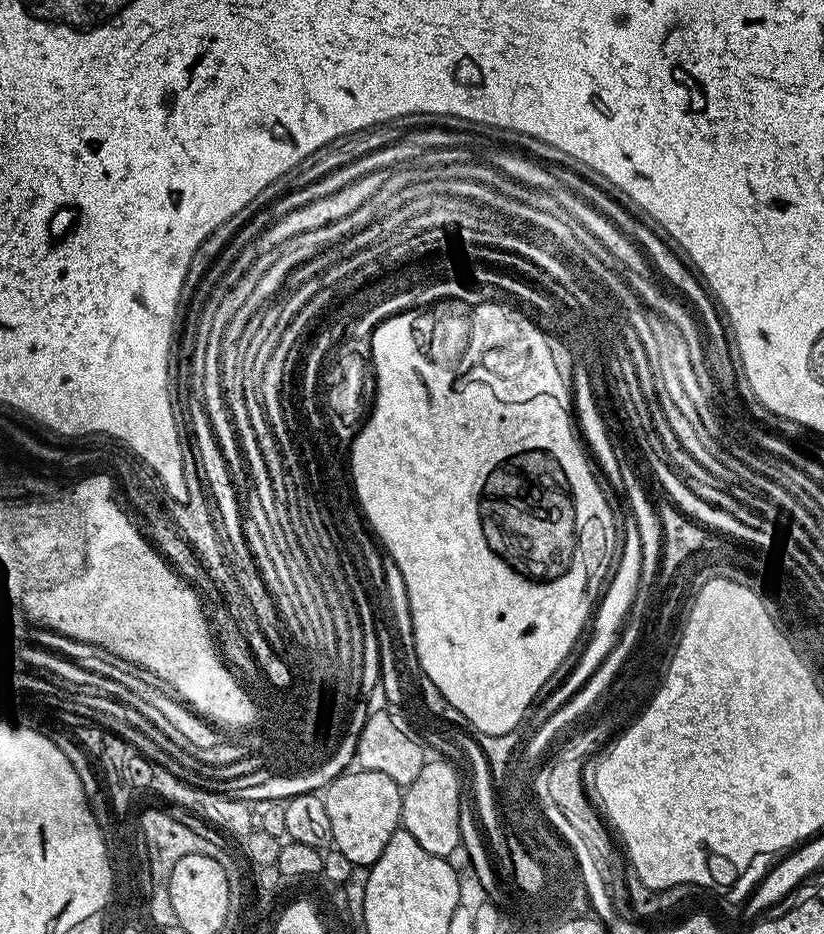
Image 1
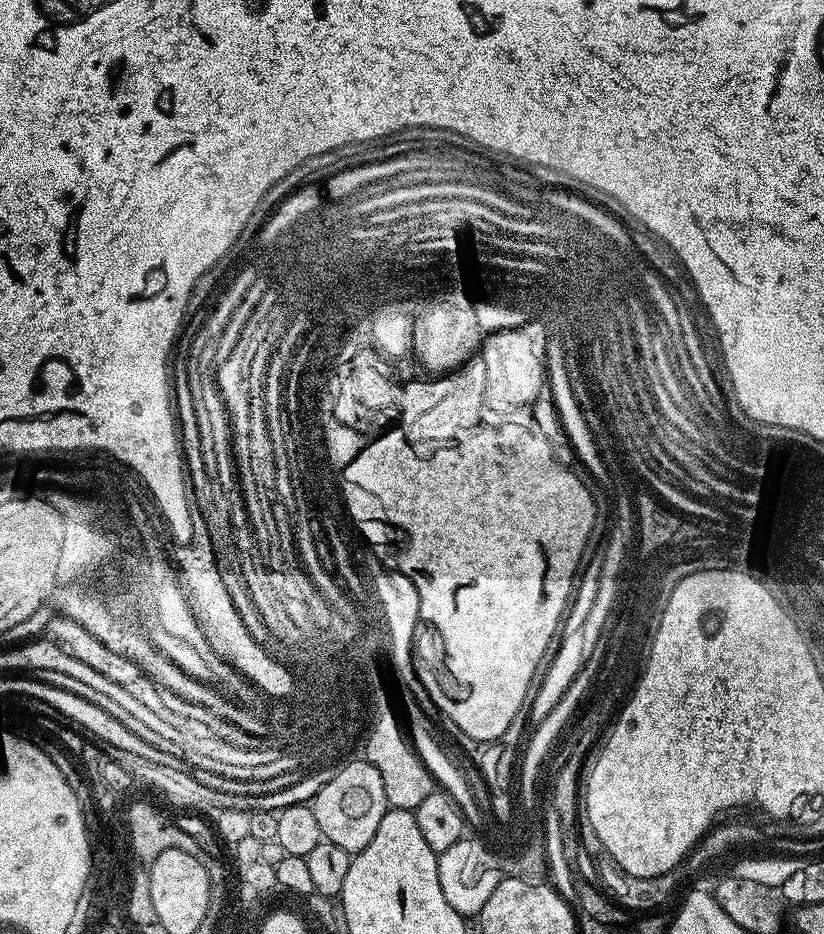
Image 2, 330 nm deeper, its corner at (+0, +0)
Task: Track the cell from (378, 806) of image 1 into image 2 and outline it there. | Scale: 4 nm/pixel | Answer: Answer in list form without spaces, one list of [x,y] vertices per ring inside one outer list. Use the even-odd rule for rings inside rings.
[[[351,759],[334,778],[324,781],[318,794],[312,797],[310,807],[325,841],[351,854],[366,850],[366,846],[370,846],[370,838],[374,838],[378,825],[389,810],[386,790],[382,790],[382,774],[378,774],[368,760]]]

